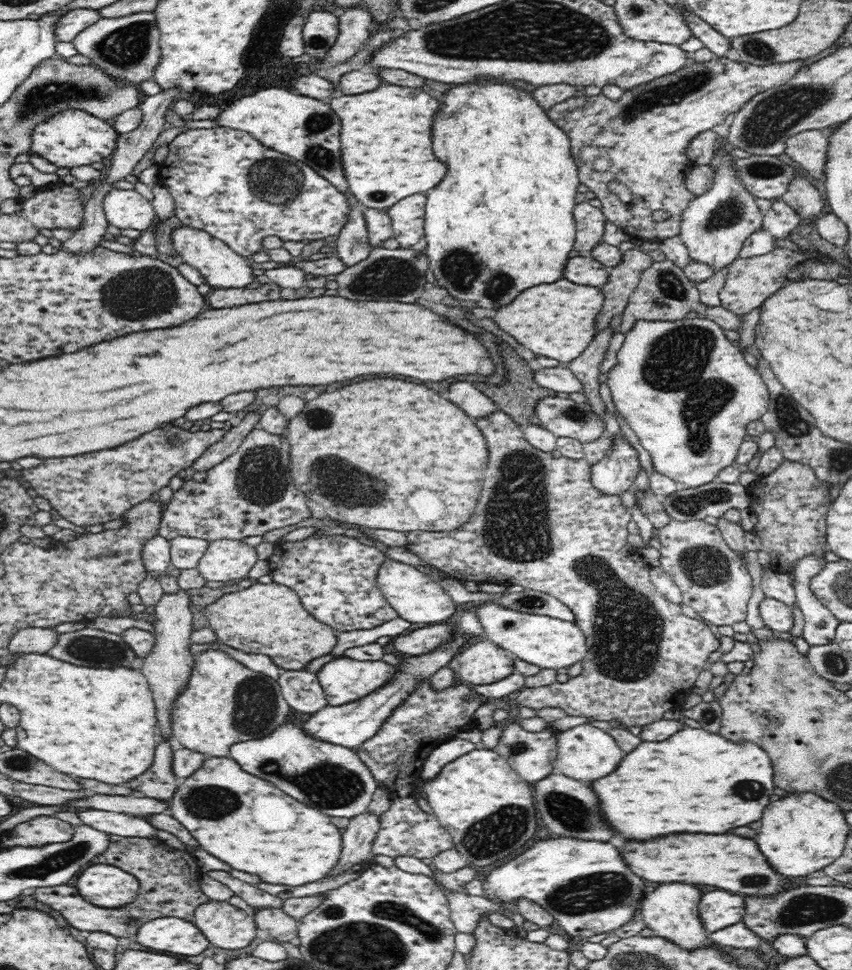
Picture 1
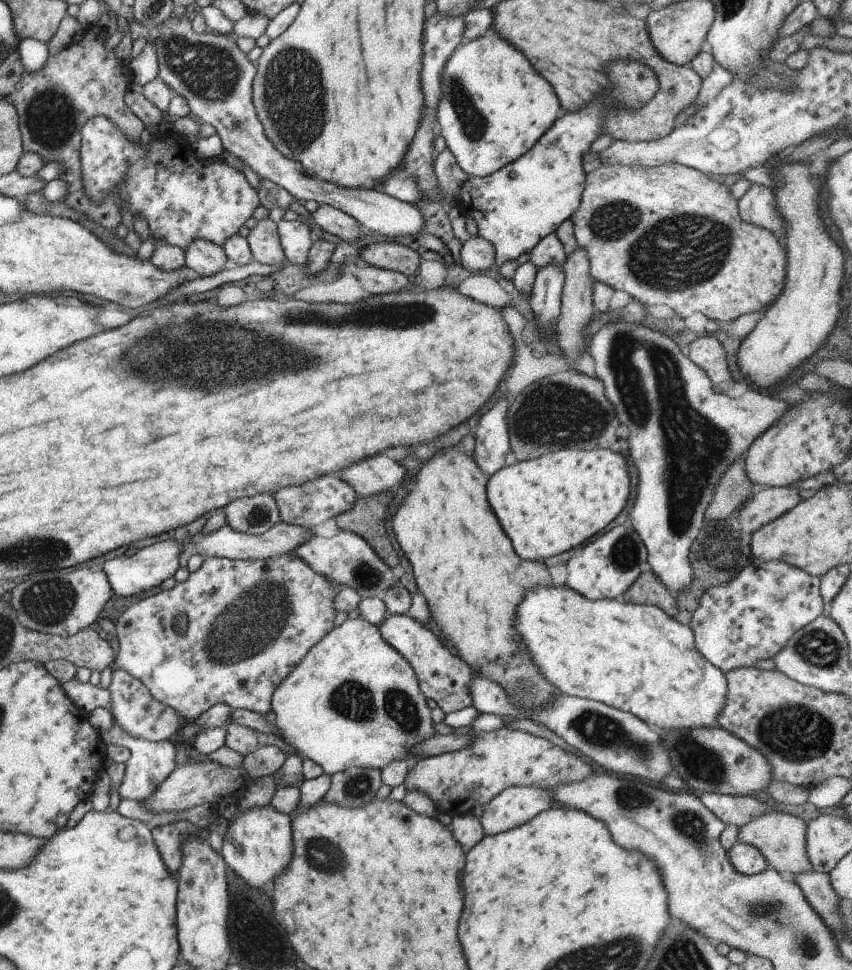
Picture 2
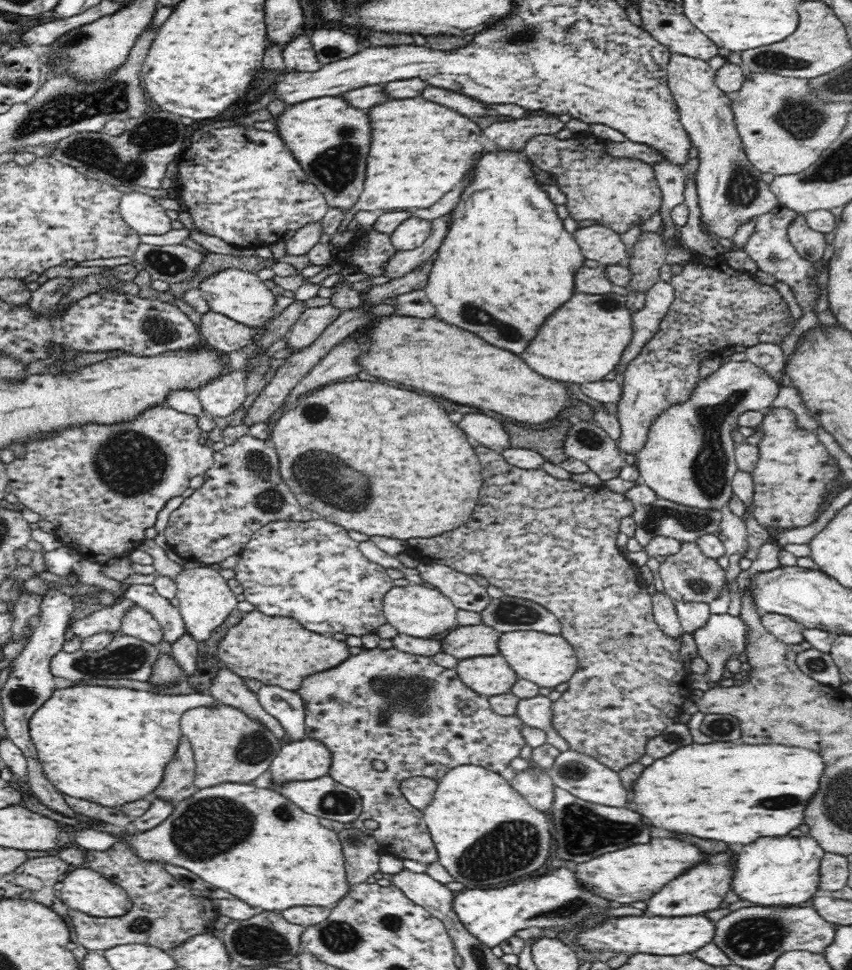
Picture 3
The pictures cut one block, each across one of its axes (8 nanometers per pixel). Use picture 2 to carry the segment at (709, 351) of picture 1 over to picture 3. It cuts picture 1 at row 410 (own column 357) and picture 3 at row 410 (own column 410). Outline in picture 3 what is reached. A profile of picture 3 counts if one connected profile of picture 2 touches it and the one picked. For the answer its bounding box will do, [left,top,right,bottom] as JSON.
[635,361,782,511]

